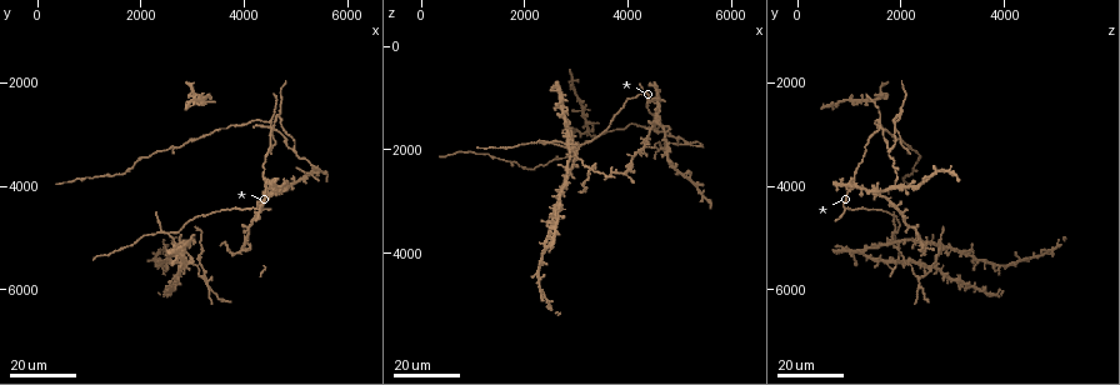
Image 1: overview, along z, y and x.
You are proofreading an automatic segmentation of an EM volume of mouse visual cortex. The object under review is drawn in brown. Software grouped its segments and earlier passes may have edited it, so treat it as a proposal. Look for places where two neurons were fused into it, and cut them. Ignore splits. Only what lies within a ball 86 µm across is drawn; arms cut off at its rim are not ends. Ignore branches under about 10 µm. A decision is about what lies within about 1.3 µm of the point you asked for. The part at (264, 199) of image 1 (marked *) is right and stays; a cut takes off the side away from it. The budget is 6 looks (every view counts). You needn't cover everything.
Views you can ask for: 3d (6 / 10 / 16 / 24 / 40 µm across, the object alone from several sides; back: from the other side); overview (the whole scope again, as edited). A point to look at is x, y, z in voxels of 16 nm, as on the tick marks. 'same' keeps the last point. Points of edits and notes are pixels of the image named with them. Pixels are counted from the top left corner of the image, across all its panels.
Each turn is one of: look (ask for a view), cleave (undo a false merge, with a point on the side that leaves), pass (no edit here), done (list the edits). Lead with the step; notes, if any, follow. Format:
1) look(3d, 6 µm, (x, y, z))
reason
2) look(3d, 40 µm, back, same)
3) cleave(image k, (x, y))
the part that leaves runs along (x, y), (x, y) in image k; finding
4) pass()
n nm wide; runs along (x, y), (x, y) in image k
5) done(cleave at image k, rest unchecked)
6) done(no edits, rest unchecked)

look(3d, 24 µm, (4500, 2850, 1600))
four-way junction

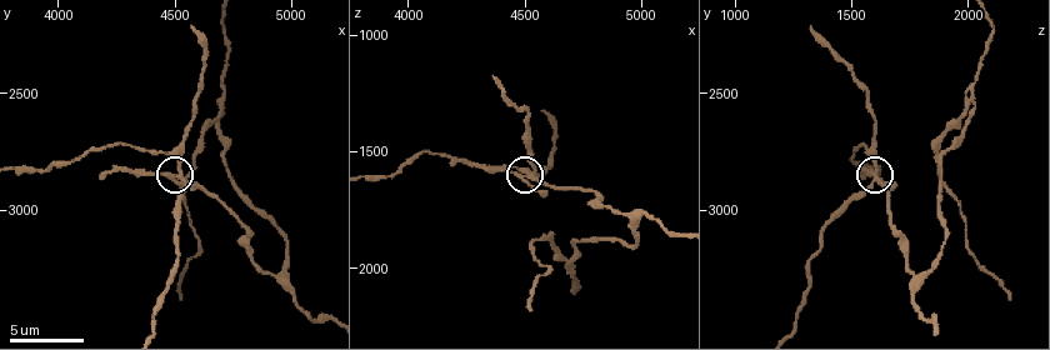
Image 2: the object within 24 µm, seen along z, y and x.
look(3d, 6 µm, (4500, 2850, 1610))

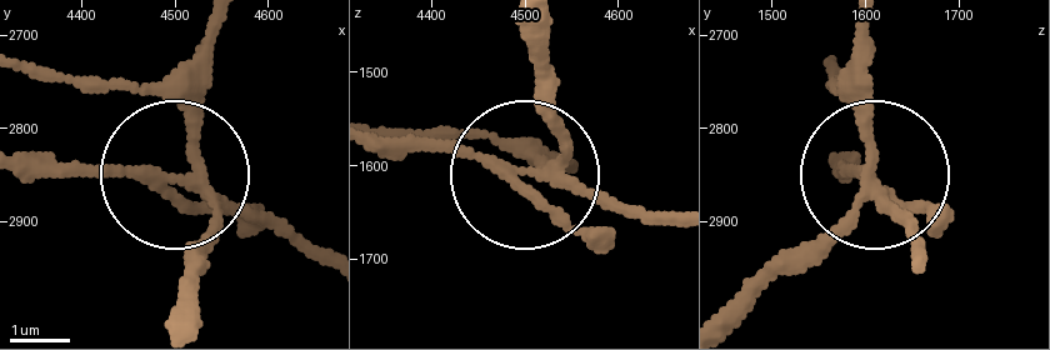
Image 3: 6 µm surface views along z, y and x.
cleave(image 3, (278, 226))
the part that leaves runs along (211, 193), (325, 253) in image 3; two neurons meet here

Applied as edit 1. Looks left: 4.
look(3d, 24 µm, (3900, 5250, 2400))
looks like a crossing

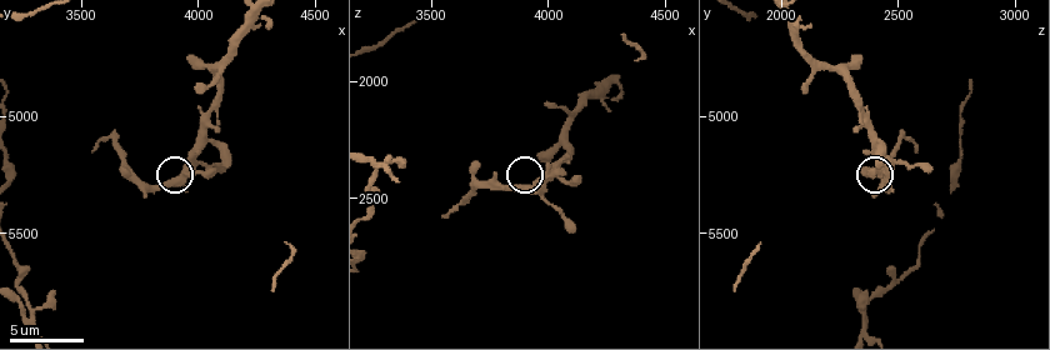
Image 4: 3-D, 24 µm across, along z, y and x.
look(3d, 6 µm, (3940, 5260, 2440))

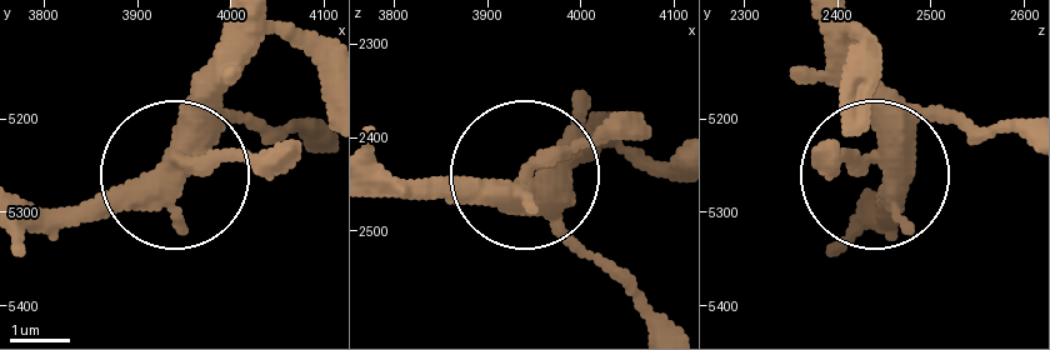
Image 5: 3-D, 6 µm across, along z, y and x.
pass()
390 nm wide; runs along (246, 20), (231, 79), (176, 169), (28, 219) in image 5; all the same neuron

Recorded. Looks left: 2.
done(cleave at image 3, rest unchecked)

